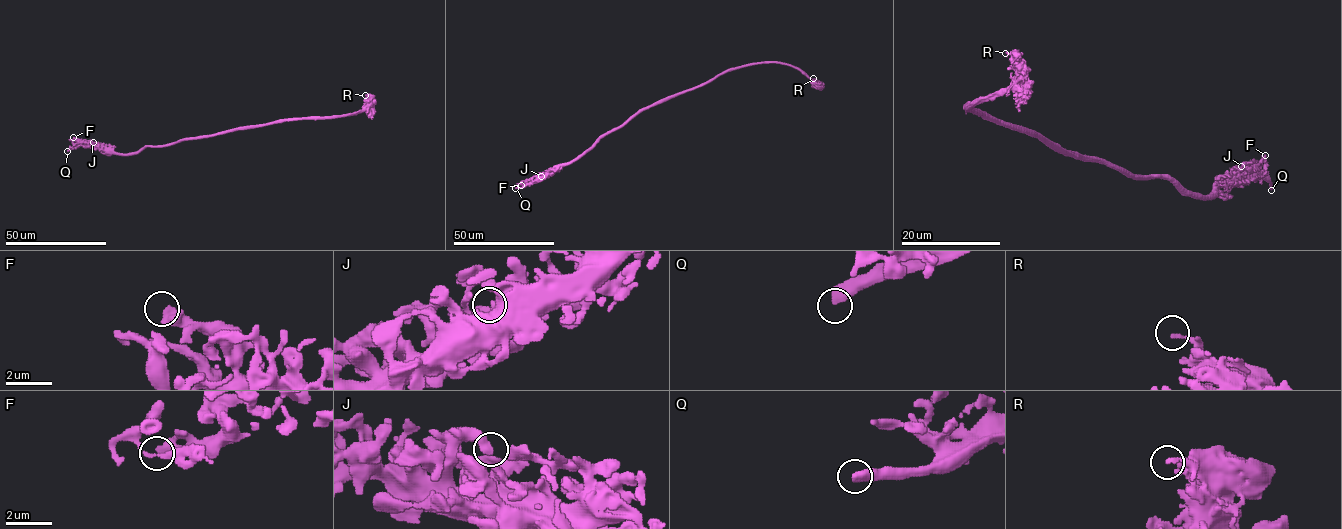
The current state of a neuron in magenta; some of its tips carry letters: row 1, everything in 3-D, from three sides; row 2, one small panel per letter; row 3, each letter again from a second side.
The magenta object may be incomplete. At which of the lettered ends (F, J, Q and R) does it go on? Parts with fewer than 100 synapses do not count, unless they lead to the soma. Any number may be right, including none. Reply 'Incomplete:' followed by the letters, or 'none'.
Incomplete: Q

